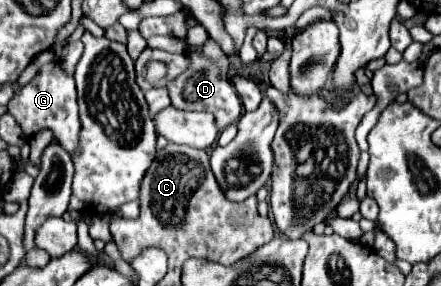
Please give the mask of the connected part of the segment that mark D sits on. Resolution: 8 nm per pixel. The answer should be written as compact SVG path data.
M208 39L202 47L198 47L190 55L190 61L192 61L192 67L184 75L180 75L172 83L168 83L172 107L182 109L182 111L210 111L216 115L216 125L220 127L220 131L226 129L228 125L236 123L242 115L242 101L226 77L228 59L226 59L224 51L220 51L220 47L212 39Z

